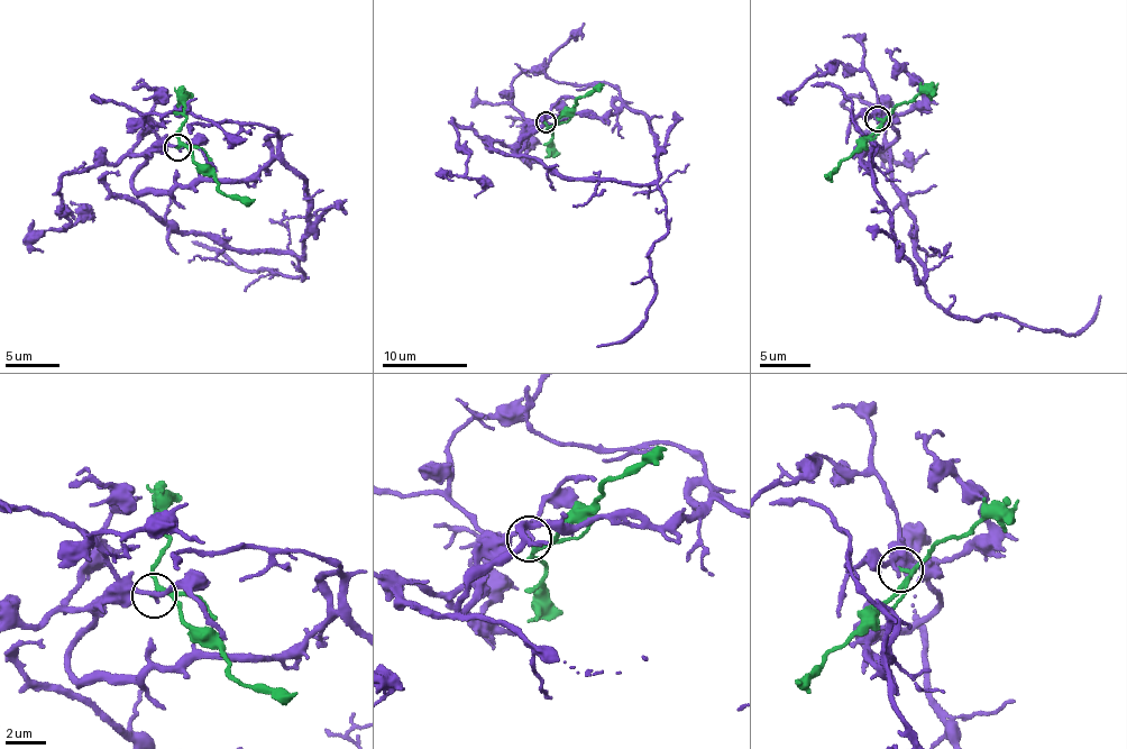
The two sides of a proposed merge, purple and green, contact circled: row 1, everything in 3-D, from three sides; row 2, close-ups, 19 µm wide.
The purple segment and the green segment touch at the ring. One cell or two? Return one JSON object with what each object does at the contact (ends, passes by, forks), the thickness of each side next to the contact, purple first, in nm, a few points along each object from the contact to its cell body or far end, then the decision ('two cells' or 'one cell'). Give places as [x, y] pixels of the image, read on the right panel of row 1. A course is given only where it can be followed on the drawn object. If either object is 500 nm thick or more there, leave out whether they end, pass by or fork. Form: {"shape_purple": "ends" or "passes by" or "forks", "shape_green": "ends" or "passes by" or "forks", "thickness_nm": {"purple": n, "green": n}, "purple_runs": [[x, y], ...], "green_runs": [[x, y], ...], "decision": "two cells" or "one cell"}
{"shape_purple": "passes by", "shape_green": "passes by", "thickness_nm": {"purple": 200, "green": 180}, "purple_runs": [[877, 119], [898, 136], [855, 151], [933, 301], [1069, 334], [1099, 295]], "green_runs": [[877, 119], [882, 120], [880, 125], [826, 176]], "decision": "two cells"}

